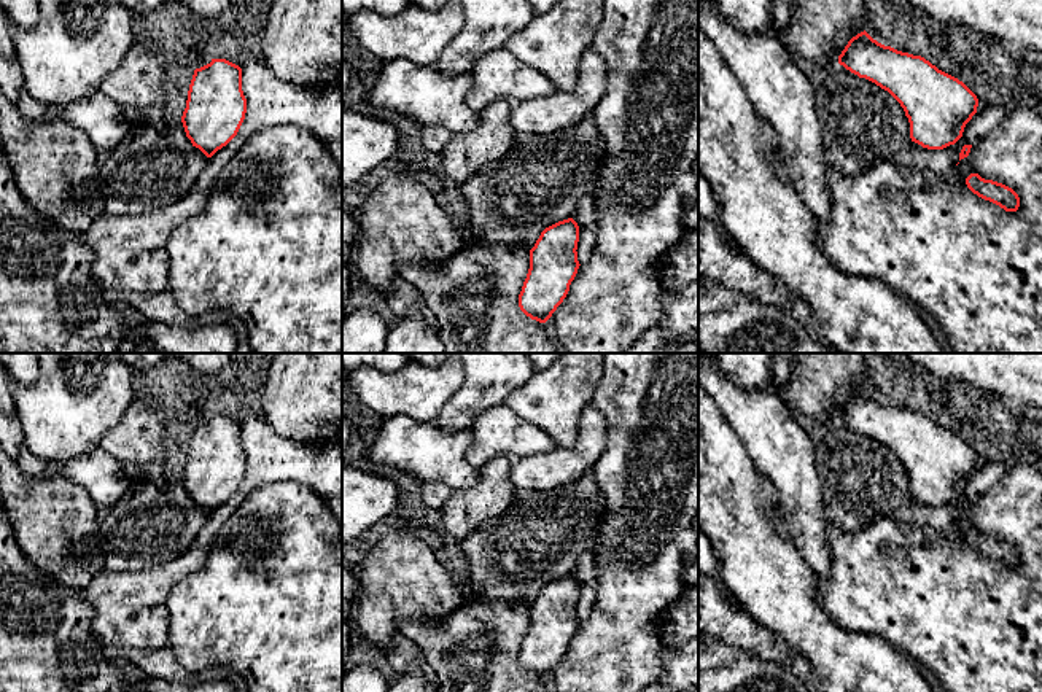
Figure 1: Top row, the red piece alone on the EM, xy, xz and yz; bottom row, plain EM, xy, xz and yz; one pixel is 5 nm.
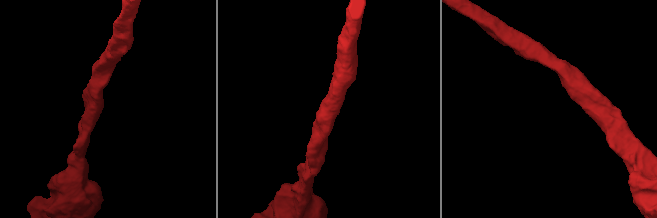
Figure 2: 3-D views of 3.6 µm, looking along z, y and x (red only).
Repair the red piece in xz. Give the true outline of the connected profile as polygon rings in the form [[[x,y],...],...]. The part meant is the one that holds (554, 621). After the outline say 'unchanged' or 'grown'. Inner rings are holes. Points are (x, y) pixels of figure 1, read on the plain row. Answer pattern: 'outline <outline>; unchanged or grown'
outline [[[573,574],[546,584],[530,606],[530,625],[519,651],[520,667],[546,679],[563,659],[574,636],[579,582]]]; unchanged

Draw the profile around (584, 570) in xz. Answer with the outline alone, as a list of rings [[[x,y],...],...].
[[[592,552],[579,555],[573,576],[579,582],[579,598],[577,598],[577,617],[579,620],[587,619],[595,606],[597,597],[597,558]]]

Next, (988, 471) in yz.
[[[978,455],[977,469],[966,480],[962,493],[943,506],[927,506],[912,498],[900,506],[896,519],[902,525],[929,527],[935,531],[945,530],[959,519],[959,509],[964,501],[974,501],[986,493],[999,482],[1015,465],[1005,463],[1002,458],[988,460]]]

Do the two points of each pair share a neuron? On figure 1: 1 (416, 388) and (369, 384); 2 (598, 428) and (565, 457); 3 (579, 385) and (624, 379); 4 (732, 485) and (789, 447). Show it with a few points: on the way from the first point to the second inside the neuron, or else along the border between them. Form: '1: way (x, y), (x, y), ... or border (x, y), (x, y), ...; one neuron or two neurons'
1: way (404, 388), (381, 388); one neuron
2: way (590, 436), (573, 454); one neuron
3: border (603, 369), (595, 393), (589, 401); two neurons
4: border (737, 436), (753, 466), (772, 485), (777, 500); two neurons

